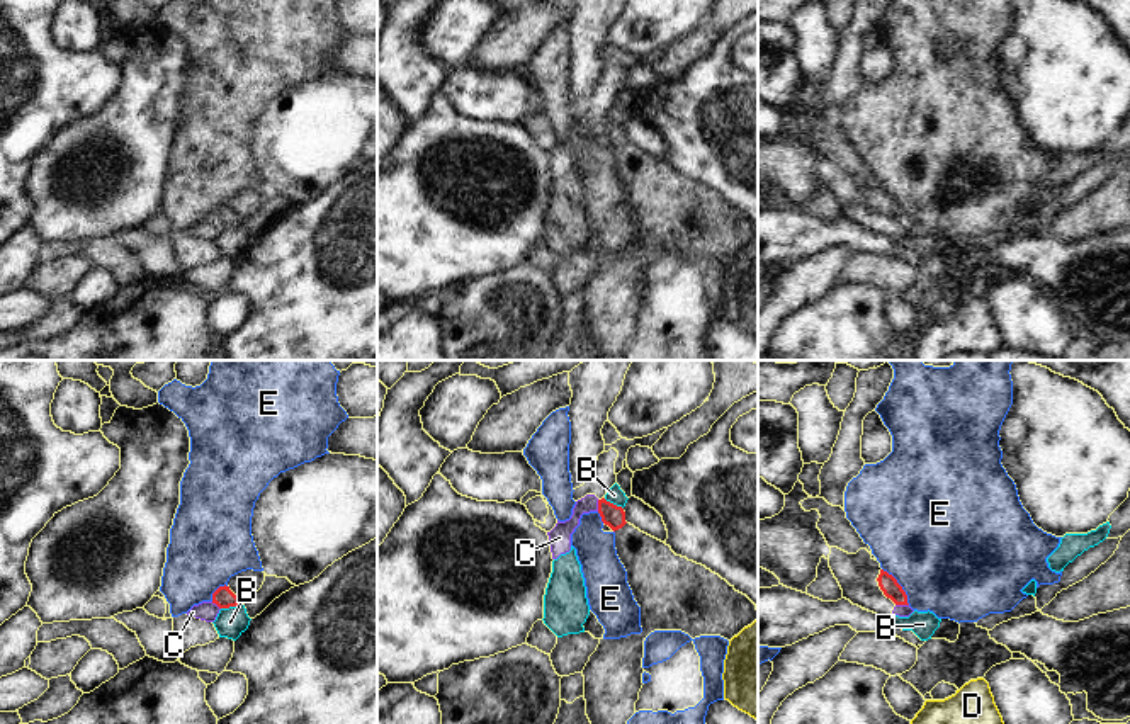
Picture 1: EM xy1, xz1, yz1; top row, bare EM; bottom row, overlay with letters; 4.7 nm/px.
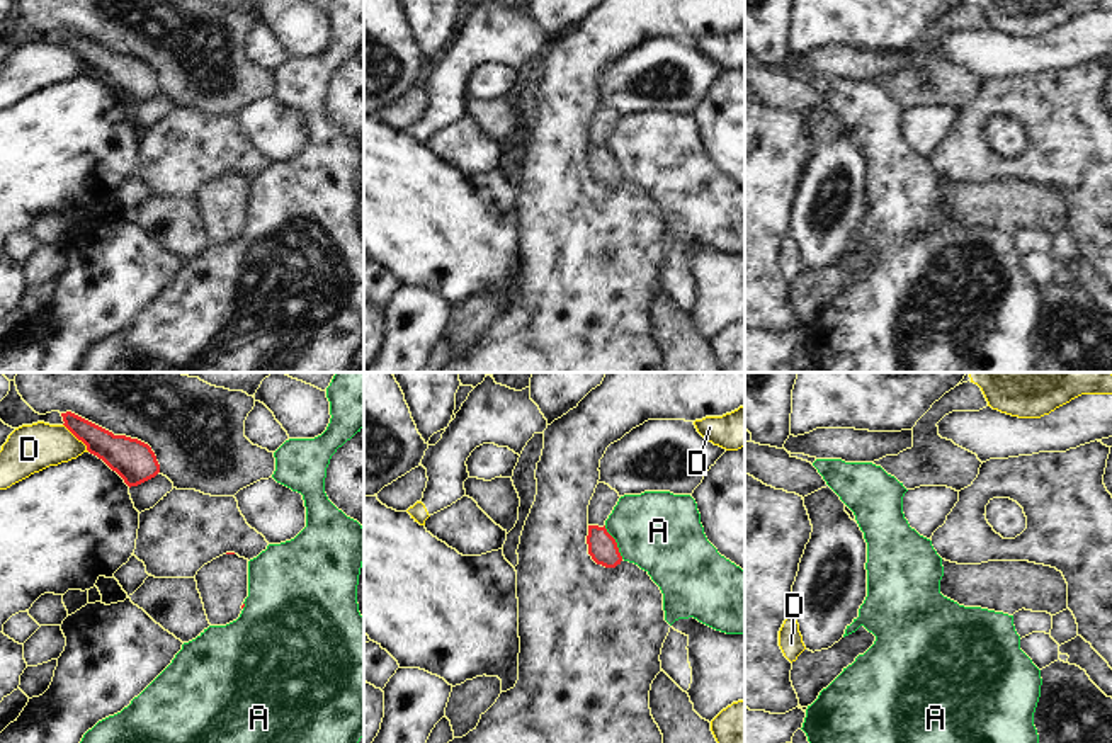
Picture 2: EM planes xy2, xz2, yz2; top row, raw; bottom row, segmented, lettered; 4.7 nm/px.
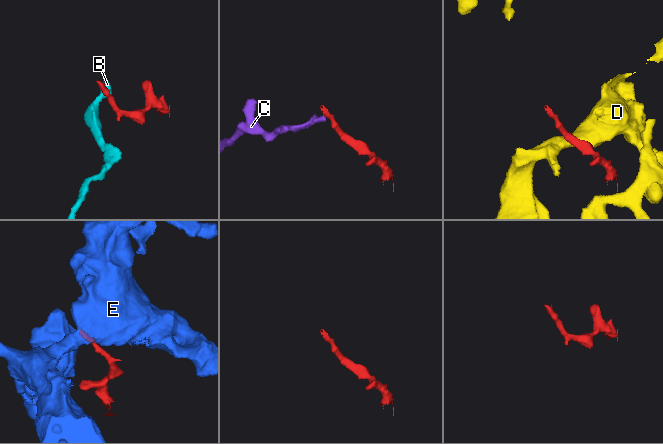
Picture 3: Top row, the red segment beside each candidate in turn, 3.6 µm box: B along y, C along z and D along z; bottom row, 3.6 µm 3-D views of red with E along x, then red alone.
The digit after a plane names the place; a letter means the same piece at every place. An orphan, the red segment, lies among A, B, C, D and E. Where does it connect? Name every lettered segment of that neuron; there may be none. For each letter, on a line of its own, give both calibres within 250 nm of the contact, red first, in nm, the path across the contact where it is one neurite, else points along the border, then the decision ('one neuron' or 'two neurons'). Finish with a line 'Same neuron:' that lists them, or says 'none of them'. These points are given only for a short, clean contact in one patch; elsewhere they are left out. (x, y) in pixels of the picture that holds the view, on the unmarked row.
A: 140/380 nm | two neurons
B: 100/140 nm | along xy1 (242, 221), (221, 228) | two neurons
C: 90/60 nm | along yz1 (896, 223), (908, 225) | two neurons
D: 180/220 nm | along xy2 (63, 43), (89, 70) | two neurons
E: 90/500 nm | along yz1 (882, 187), (896, 199), (909, 223) | two neurons
Same neuron: none of them

